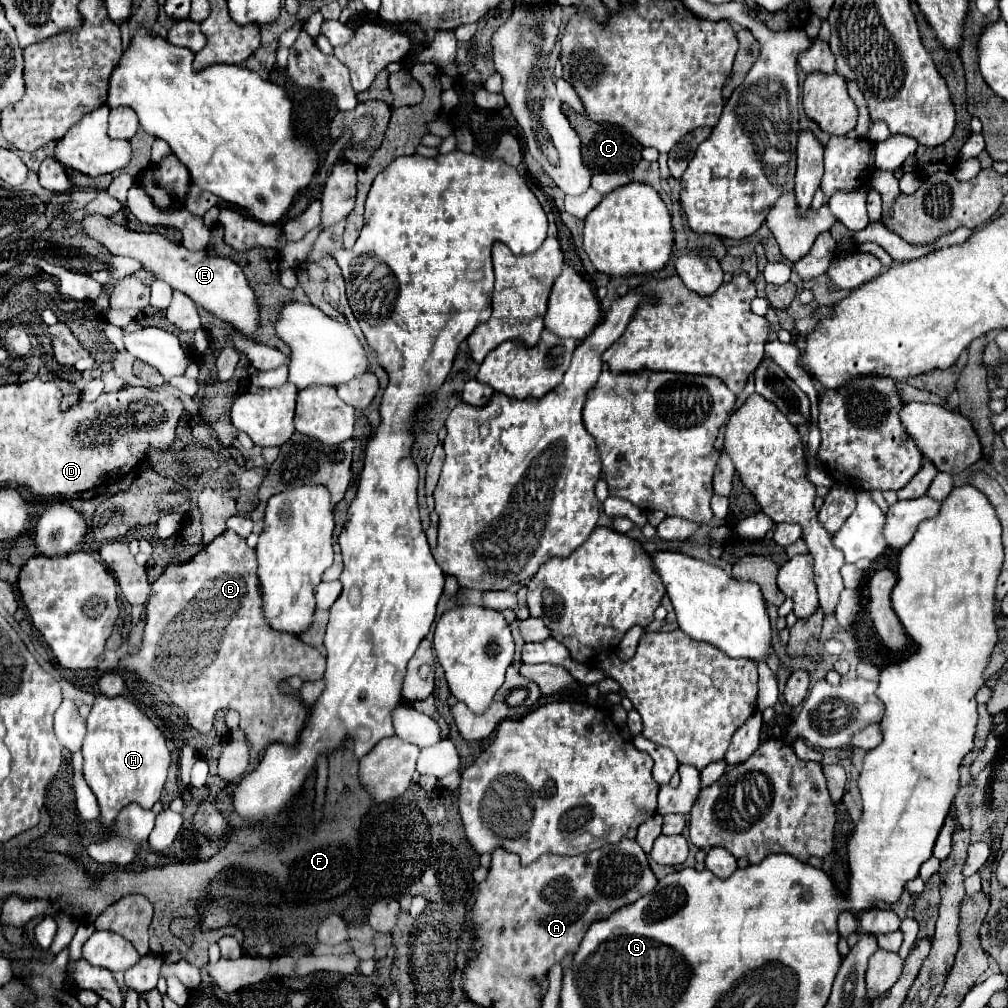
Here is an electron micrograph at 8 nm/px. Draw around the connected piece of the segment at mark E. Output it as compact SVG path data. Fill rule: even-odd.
M85 215L81 227L87 237L103 245L111 255L125 255L137 259L147 273L169 283L175 291L189 295L209 313L229 321L241 333L255 333L259 329L259 305L255 305L253 289L249 287L241 267L233 259L209 255L207 251L187 251L183 245L169 241L159 233L137 233L113 223L103 215Z

